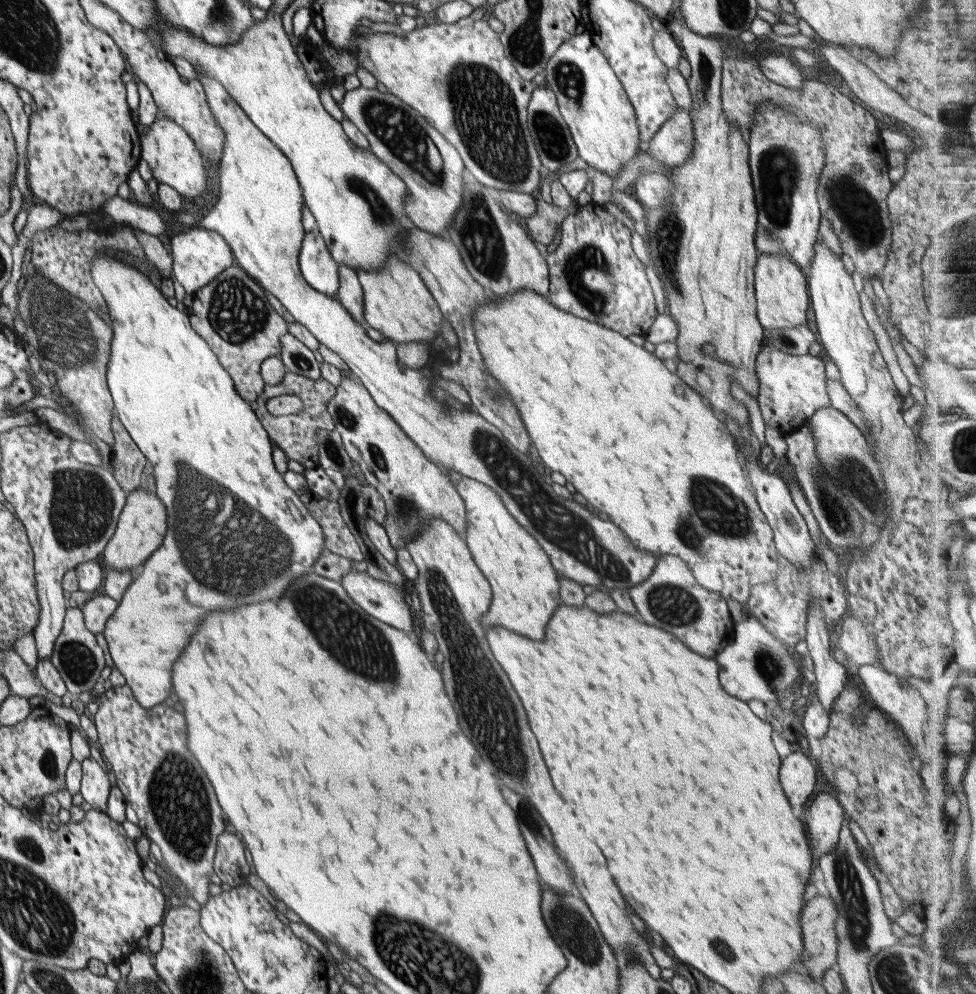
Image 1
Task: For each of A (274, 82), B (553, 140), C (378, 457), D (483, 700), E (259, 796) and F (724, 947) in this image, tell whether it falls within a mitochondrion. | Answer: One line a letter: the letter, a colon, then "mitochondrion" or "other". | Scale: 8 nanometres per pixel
A: other
B: mitochondrion
C: mitochondrion
D: mitochondrion
E: other
F: mitochondrion

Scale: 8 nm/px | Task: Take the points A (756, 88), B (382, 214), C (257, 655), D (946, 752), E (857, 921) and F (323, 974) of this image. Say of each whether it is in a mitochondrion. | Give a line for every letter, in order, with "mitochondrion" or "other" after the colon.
A: other
B: mitochondrion
C: other
D: other
E: mitochondrion
F: other

